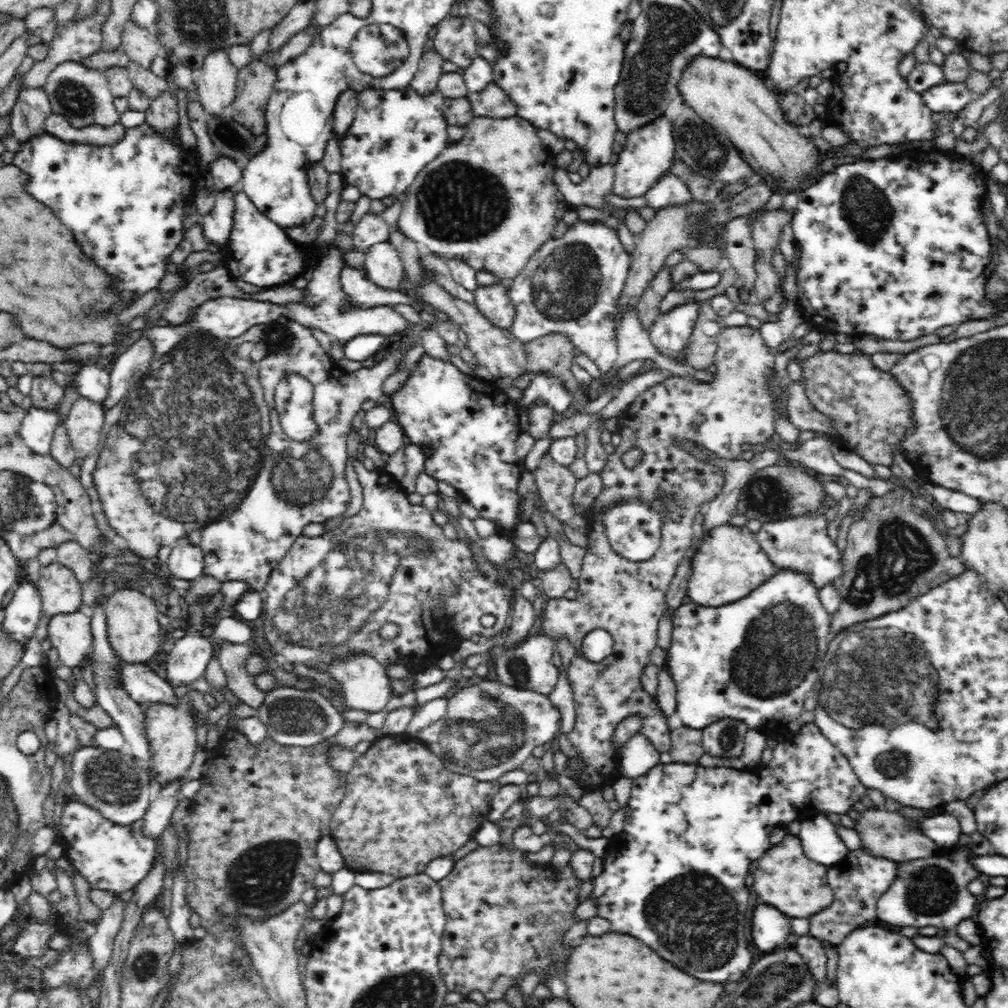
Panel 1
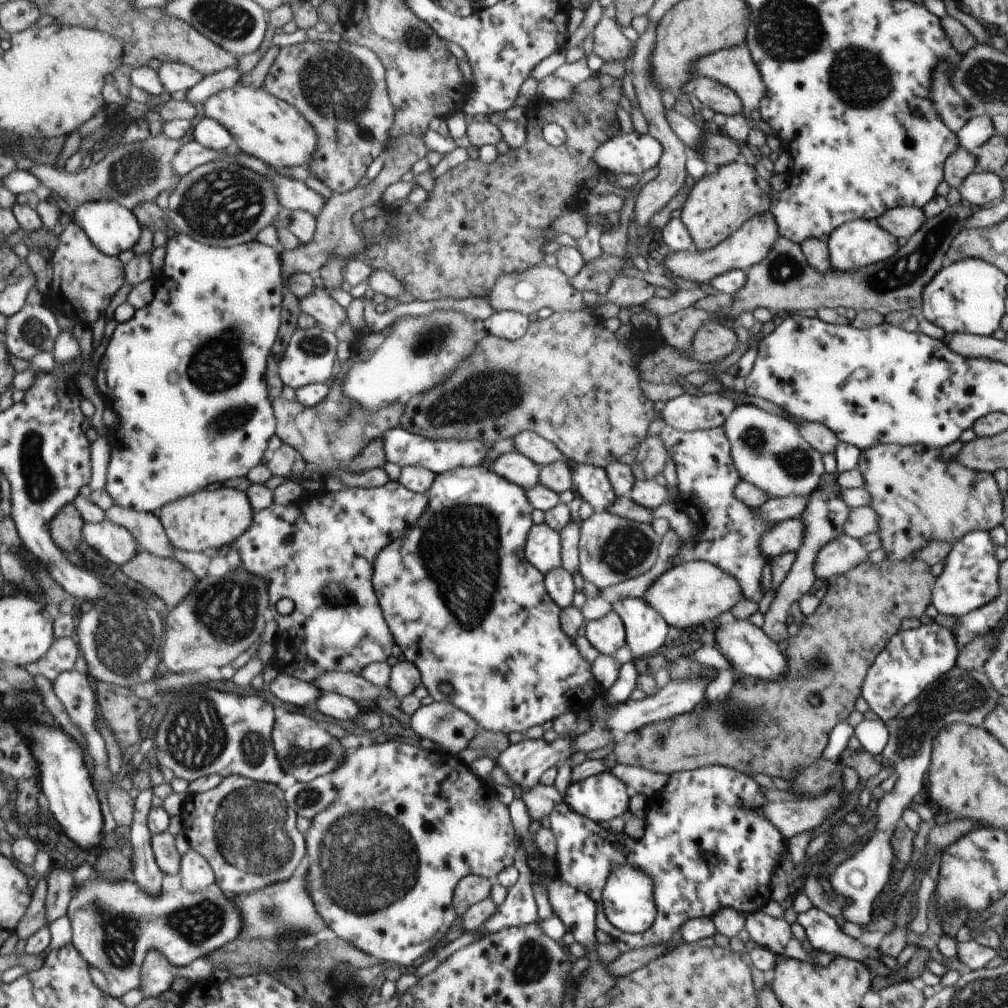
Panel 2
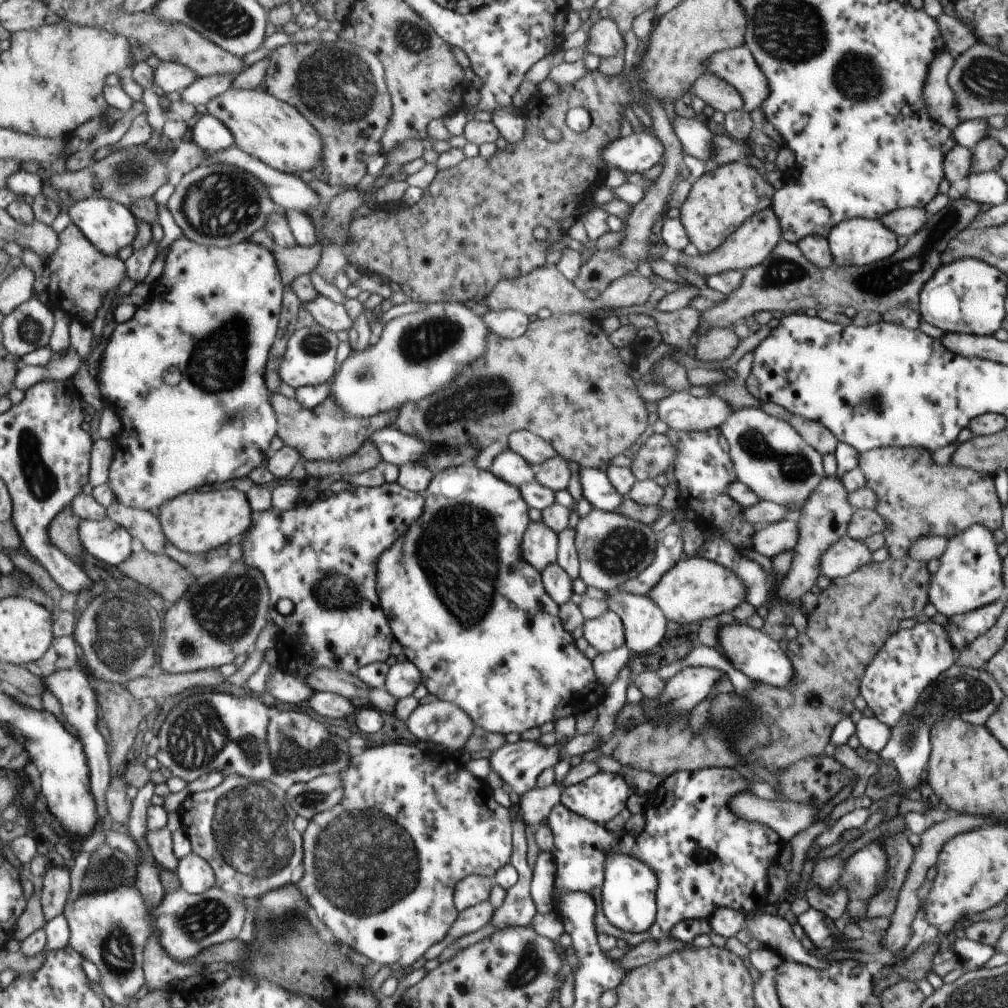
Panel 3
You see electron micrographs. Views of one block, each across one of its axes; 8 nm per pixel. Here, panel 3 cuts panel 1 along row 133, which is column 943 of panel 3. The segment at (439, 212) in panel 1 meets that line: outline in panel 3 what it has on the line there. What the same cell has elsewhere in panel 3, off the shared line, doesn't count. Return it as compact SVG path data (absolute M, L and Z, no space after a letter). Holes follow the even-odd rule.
M886 446L859 454L859 467L866 477L866 487L875 492L878 498L874 510L882 515L886 524L882 534L886 536L886 548L890 558L906 558L912 544L924 536L954 538L974 524L984 526L981 522L988 522L992 530L998 530L1002 526L1002 508L994 490L994 480L986 473L974 472L956 464L936 464L932 460L932 453L922 447Z

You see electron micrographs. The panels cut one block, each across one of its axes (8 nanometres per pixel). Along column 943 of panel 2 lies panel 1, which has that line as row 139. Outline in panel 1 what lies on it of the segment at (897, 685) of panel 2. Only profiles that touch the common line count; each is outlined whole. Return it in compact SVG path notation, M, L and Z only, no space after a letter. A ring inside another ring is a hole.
M660 115L648 124L627 132L626 145L619 153L614 167L614 186L612 192L622 198L641 197L646 194L662 176L666 176L676 158L677 141L674 140L675 122L668 116Z

